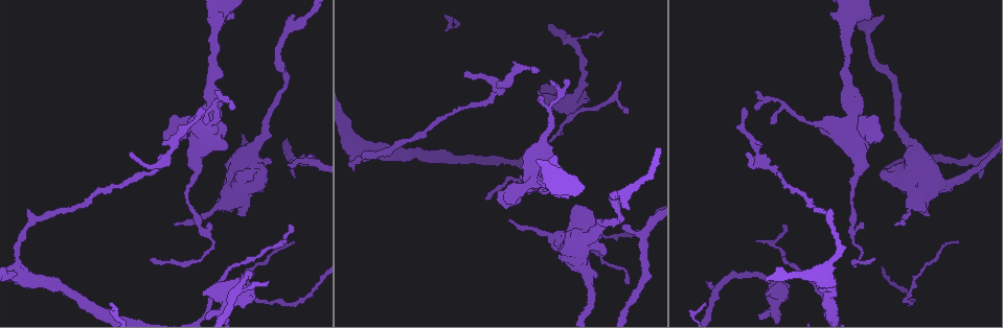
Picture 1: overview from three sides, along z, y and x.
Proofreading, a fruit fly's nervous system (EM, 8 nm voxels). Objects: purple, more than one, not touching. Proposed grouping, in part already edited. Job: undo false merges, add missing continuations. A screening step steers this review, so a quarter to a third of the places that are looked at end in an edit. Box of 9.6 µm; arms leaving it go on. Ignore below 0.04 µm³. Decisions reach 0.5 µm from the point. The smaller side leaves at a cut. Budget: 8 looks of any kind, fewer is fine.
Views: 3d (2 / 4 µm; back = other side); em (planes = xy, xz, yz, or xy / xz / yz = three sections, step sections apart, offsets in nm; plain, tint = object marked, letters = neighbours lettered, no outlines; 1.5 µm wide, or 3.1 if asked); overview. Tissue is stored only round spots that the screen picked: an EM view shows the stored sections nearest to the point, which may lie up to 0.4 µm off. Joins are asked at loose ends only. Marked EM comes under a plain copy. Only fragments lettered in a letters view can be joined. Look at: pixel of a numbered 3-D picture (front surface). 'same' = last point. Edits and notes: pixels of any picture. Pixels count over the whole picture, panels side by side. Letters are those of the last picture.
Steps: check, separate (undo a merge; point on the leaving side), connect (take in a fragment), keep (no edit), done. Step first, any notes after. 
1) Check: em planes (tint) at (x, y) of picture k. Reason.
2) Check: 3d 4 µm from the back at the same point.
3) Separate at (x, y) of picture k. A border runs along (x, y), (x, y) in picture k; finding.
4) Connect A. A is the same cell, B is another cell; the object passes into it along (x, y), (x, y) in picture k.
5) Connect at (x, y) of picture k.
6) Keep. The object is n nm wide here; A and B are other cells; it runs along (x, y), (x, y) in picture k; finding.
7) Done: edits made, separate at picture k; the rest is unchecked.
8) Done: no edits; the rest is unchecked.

Check: 3d 4 µm at (884, 17) of picture 1. An open end.

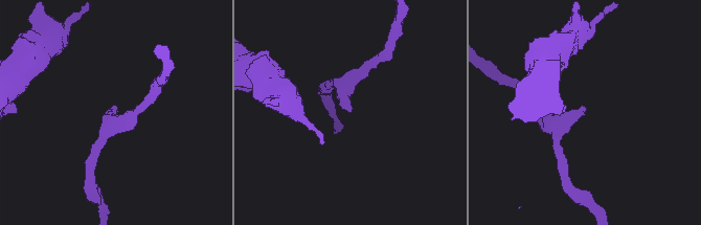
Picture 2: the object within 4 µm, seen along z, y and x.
Check: em planes (letters) at (115, 110) of picture 2. Now the EM.

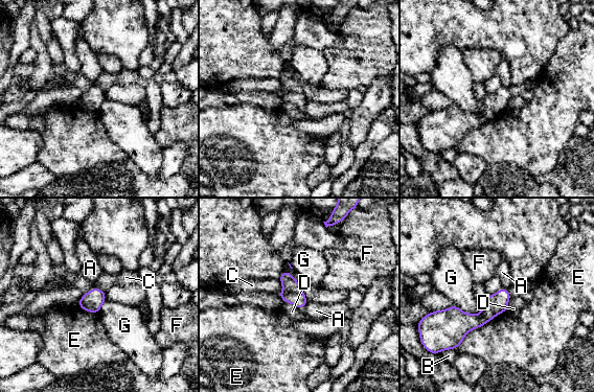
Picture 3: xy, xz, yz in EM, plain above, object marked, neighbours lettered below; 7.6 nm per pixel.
Keep. The object is 160 nm wide here; A, B, C, D, E, F and G are other cells; a border runs along (277, 279), (282, 286), (279, 293) in picture 3; none of them fits.

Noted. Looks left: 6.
Check: em xz step 4 (tint) at (270, 161) of picture 1. Branch stops here.

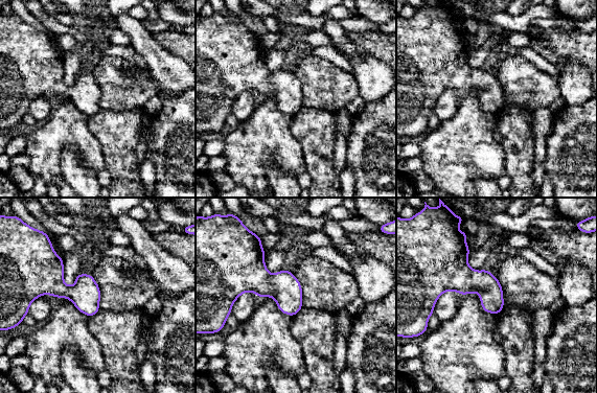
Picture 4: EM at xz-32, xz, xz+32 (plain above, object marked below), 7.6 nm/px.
Check: em planes (letters) at the same point. Cut it another way.

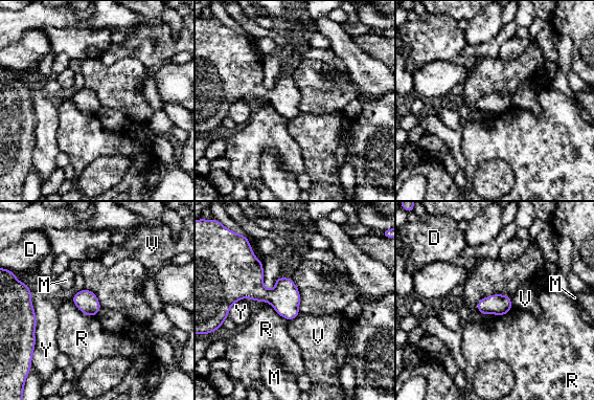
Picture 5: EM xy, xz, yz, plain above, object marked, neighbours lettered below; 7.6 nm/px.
Keep. D, M, R, V and Y are other cells; a border runs along (510, 296), (510, 306), (512, 308) in picture 5; none of them fits.

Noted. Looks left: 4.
Check: em planes (letters) at (757, 239) of picture 1. Thin end.

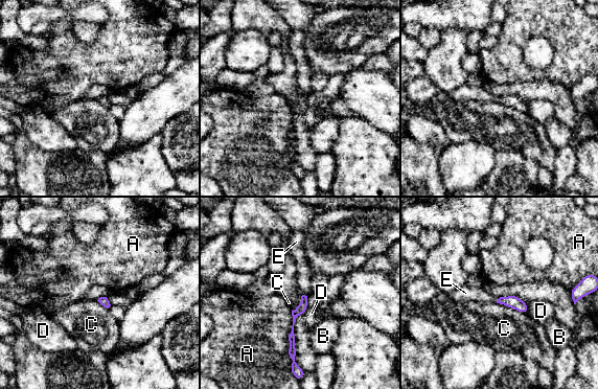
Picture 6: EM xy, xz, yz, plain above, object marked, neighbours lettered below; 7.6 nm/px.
Connect E. E is the same cell, A, B, C and D are other cells; the object passes into it along (300, 310), (304, 295), (304, 274) in picture 6; the neuron continues.

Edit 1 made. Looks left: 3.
Done: edits made, connect at picture 6; the rest is unchecked.

